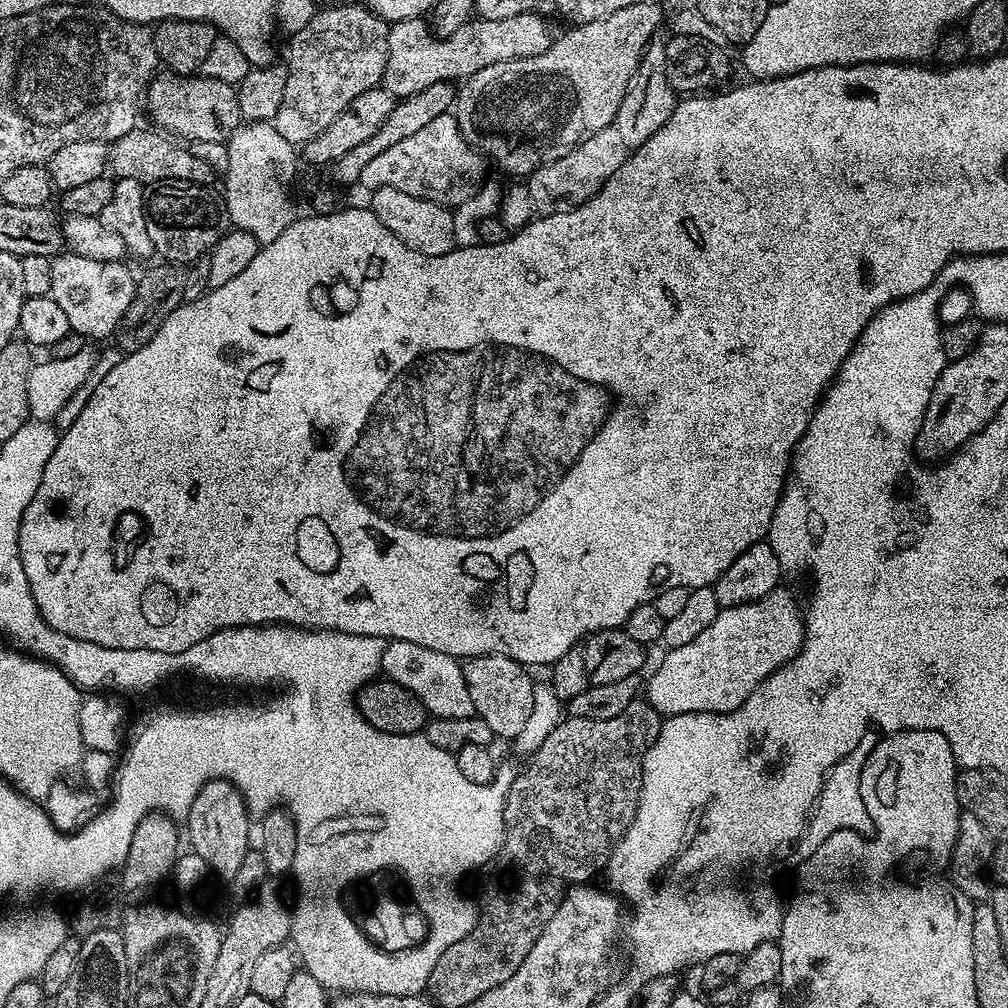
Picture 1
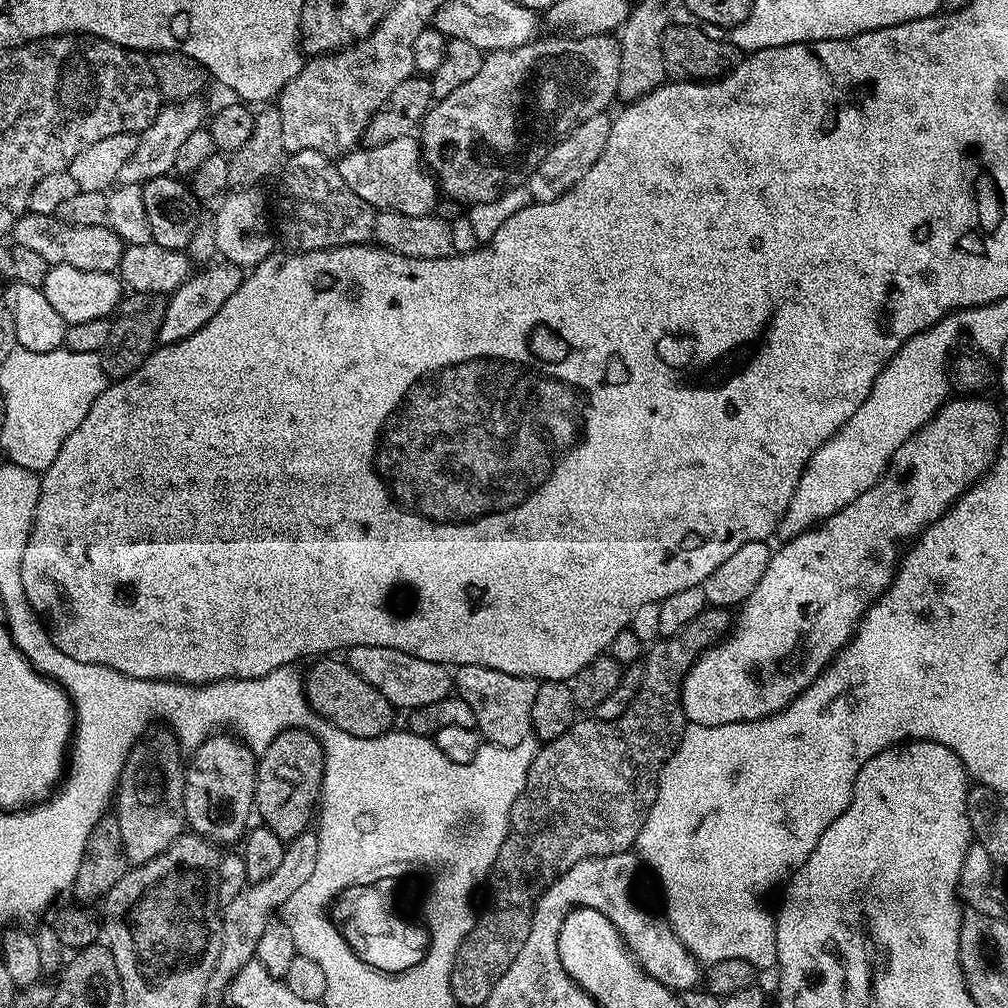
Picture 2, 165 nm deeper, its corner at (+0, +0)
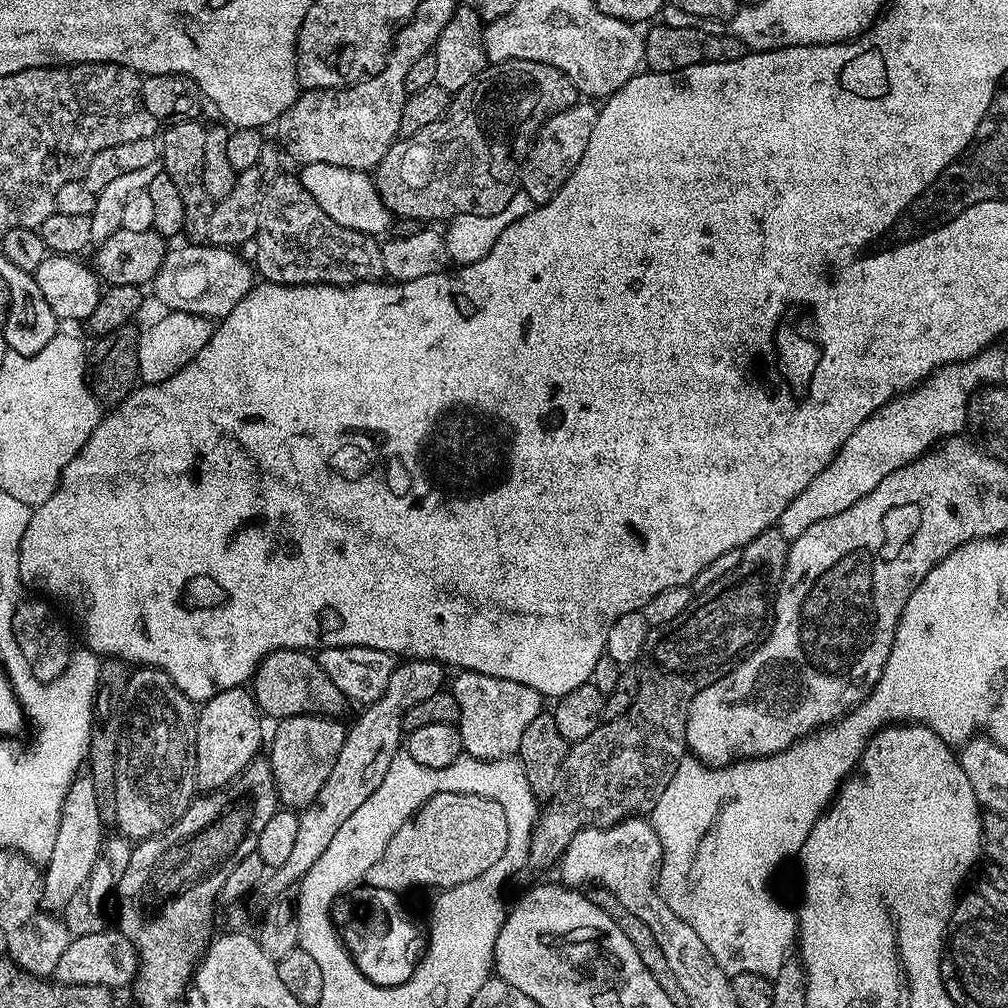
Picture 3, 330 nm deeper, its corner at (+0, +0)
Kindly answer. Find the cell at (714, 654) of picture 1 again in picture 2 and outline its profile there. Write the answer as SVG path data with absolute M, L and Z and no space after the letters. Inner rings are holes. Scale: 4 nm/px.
M949 399L935 412L931 419L915 429L910 438L906 438L906 442L899 447L892 460L889 460L888 469L884 471L884 476L881 477L876 485L870 486L870 490L866 490L858 498L854 498L852 504L848 504L842 510L838 510L829 520L821 520L817 527L798 534L793 540L781 543L779 545L781 548L776 548L771 553L769 564L766 566L765 573L762 574L761 581L754 588L752 596L738 608L738 615L734 620L735 627L729 631L728 635L719 644L714 644L706 649L694 661L682 682L680 701L682 702L685 721L688 724L726 726L739 720L761 720L770 714L778 714L778 710L790 706L790 702L794 702L794 698L798 698L798 694L802 694L802 690L809 688L819 678L821 672L836 657L837 652L851 640L856 632L856 627L864 619L864 613L867 612L869 604L876 603L883 596L884 591L892 584L892 579L896 577L896 569L902 559L900 543L903 540L908 540L907 542L915 541L920 533L930 526L930 522L933 521L932 516L940 516L940 512L944 512L944 504L948 504L948 500L952 500L952 496L961 496L963 492L967 492L973 484L977 483L991 469L992 463L995 462L996 456L1000 453L1000 441L1002 439L1000 412L998 409L1000 408L990 401L979 401L977 399L954 401Z

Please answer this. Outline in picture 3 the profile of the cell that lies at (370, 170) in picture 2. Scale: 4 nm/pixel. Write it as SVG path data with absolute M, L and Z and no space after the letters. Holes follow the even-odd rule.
M310 162L303 165L299 171L298 178L310 194L310 198L314 198L314 202L318 202L320 209L334 222L338 222L338 226L346 230L358 230L373 238L380 238L394 223L392 213L378 194L375 179L368 172L346 166L330 166L324 162Z

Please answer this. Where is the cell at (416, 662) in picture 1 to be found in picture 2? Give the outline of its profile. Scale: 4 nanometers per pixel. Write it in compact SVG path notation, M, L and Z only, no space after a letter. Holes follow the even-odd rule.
M354 646L347 649L346 663L362 682L370 682L370 686L374 686L378 694L383 694L397 710L430 706L430 702L449 696L454 688L453 673L445 665L426 662L426 658L414 658L402 654L402 650L390 650L386 646Z

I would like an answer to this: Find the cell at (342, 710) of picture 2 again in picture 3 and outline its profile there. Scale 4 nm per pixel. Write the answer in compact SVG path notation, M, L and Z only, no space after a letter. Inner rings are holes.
M280 648L272 652L256 668L256 674L250 681L250 691L256 698L256 707L265 717L273 716L273 721L290 718L294 715L316 715L326 717L343 717L344 707L349 707L350 701L326 678L326 670L322 670L319 659L311 651L298 648Z

